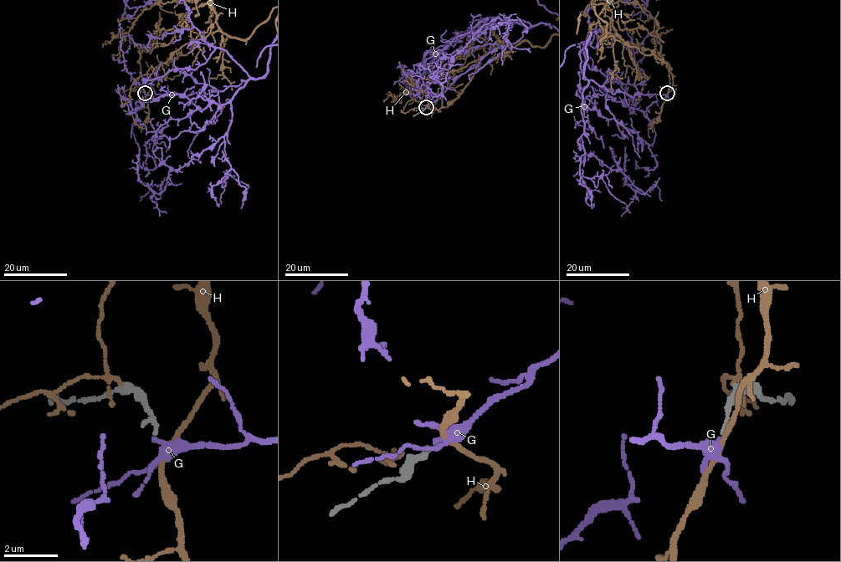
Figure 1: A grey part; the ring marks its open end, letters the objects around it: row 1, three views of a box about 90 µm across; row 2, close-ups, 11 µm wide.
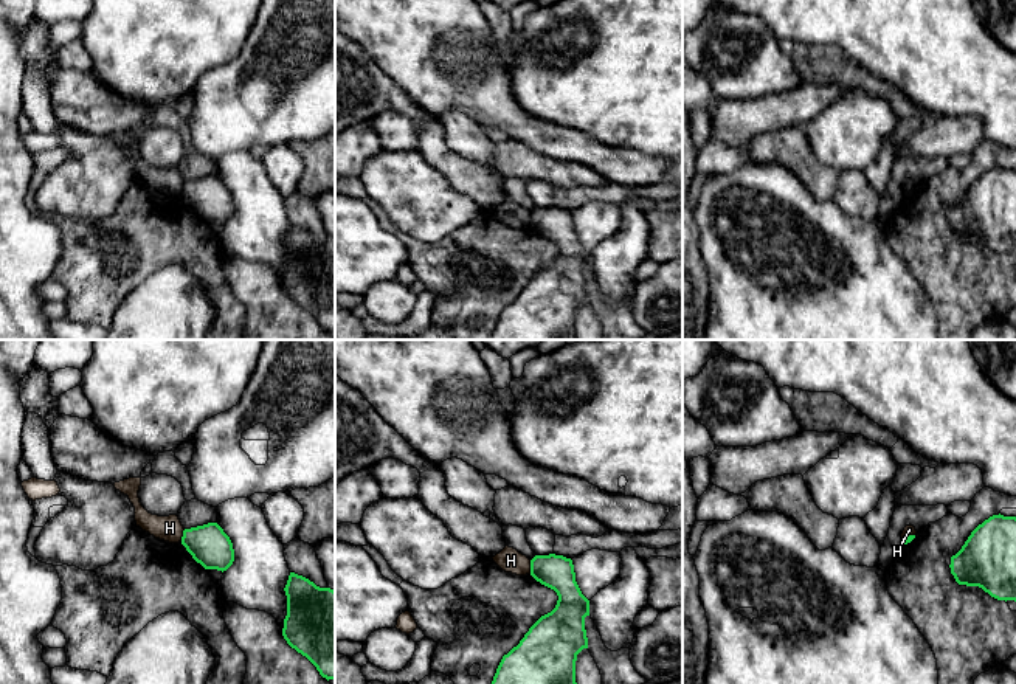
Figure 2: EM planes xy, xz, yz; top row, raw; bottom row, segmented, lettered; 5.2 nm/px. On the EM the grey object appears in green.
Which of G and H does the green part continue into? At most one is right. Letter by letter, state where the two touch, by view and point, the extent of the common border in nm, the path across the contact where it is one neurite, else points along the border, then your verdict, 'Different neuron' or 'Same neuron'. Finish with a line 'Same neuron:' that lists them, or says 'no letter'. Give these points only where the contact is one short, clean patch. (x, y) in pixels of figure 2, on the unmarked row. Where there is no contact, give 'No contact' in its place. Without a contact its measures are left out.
G: No contact. Same neuron
H: Touches green at xz (531, 219). Shared border 70 nm. Boundary: xz (529, 213), (531, 225). Different neuron
Same neuron: G

